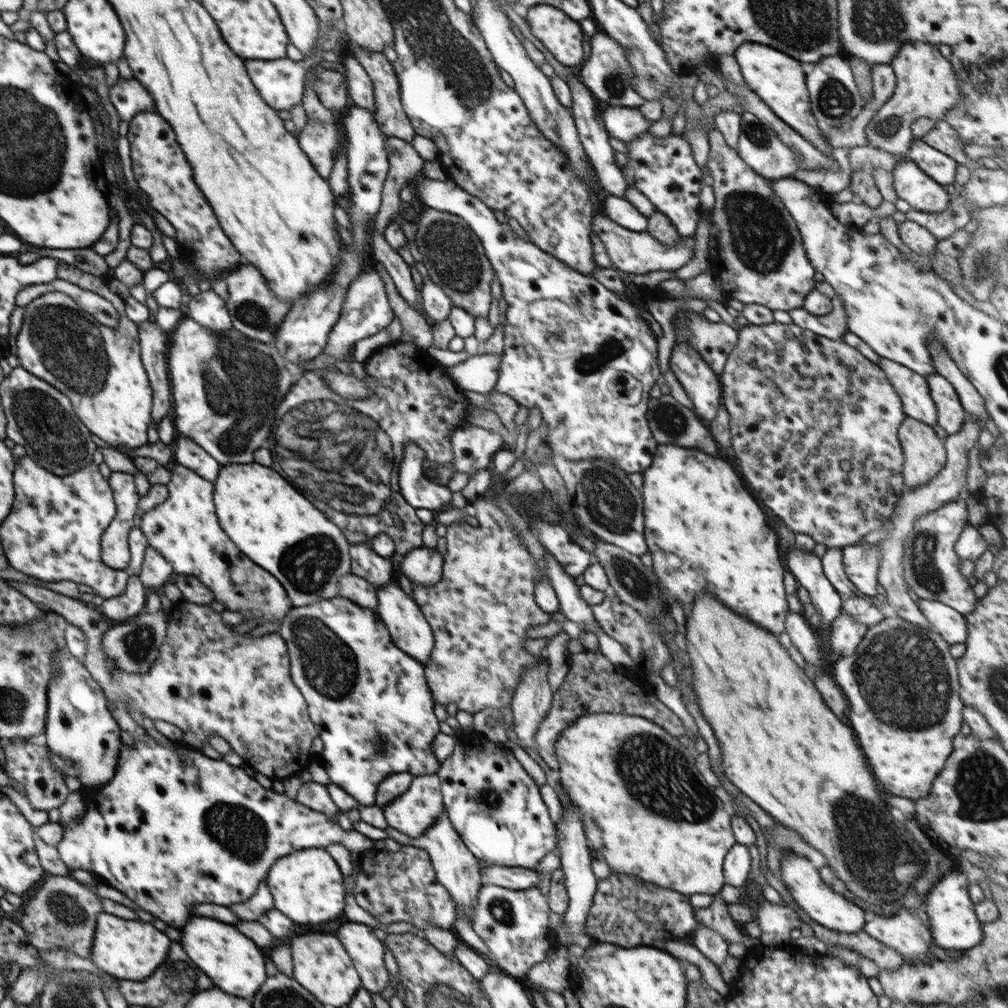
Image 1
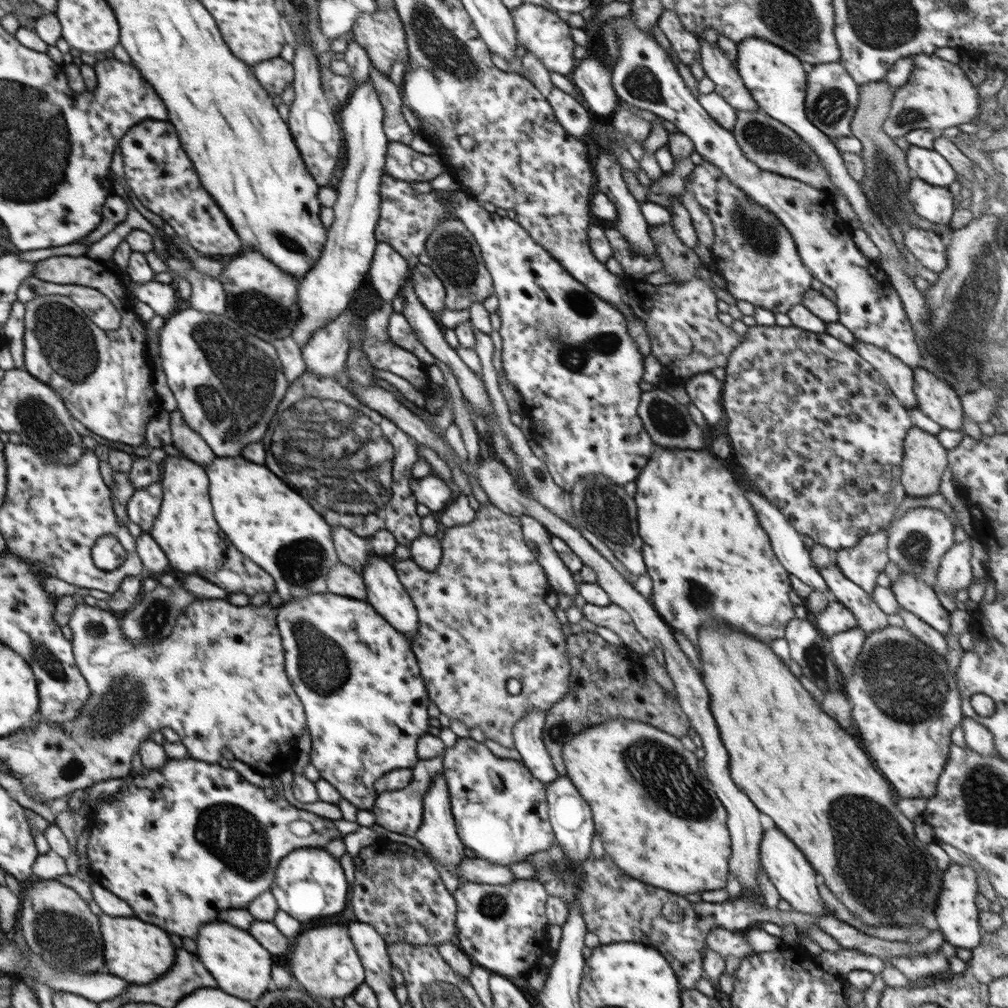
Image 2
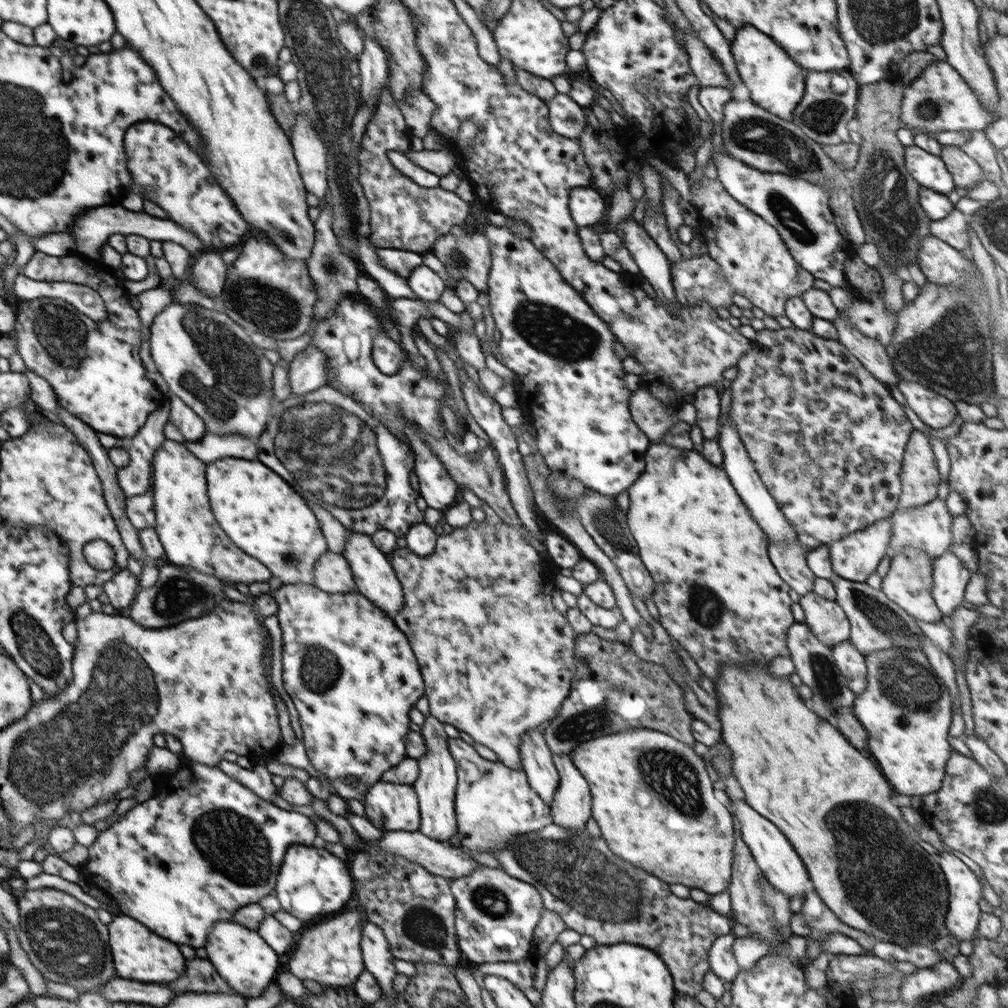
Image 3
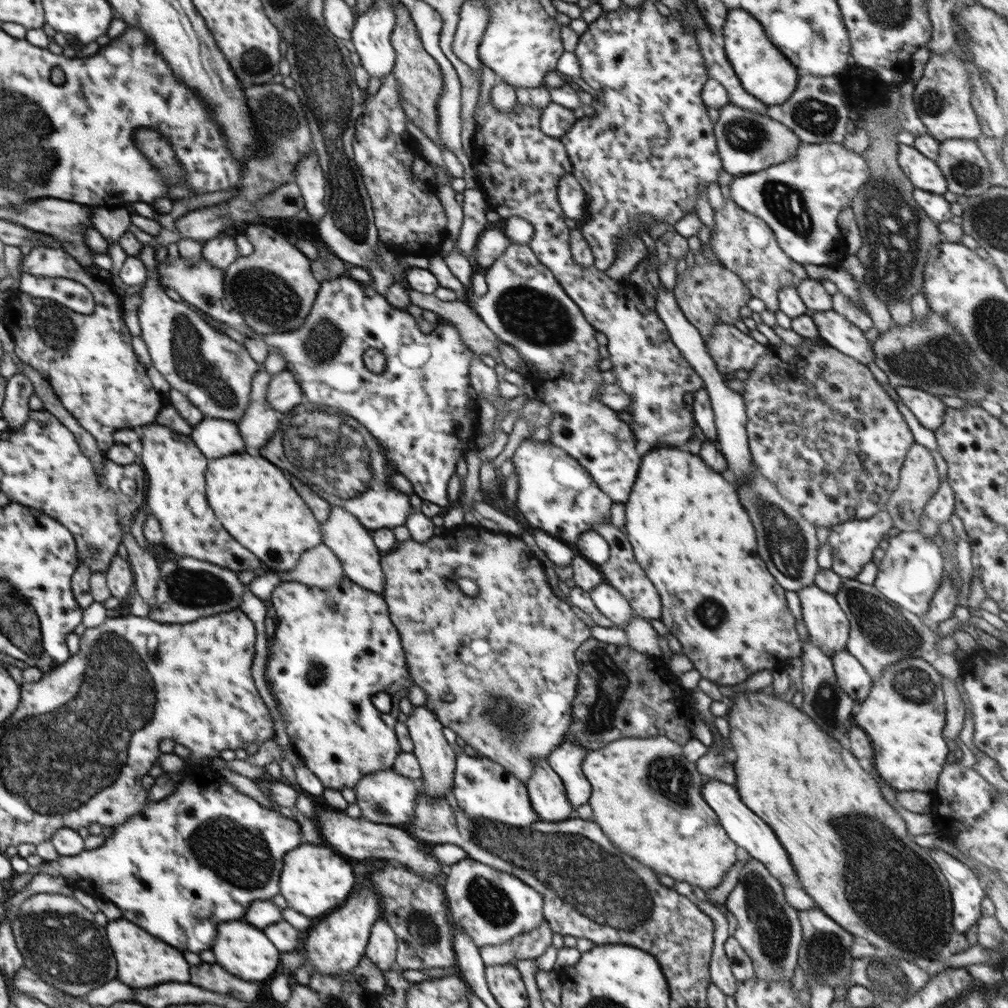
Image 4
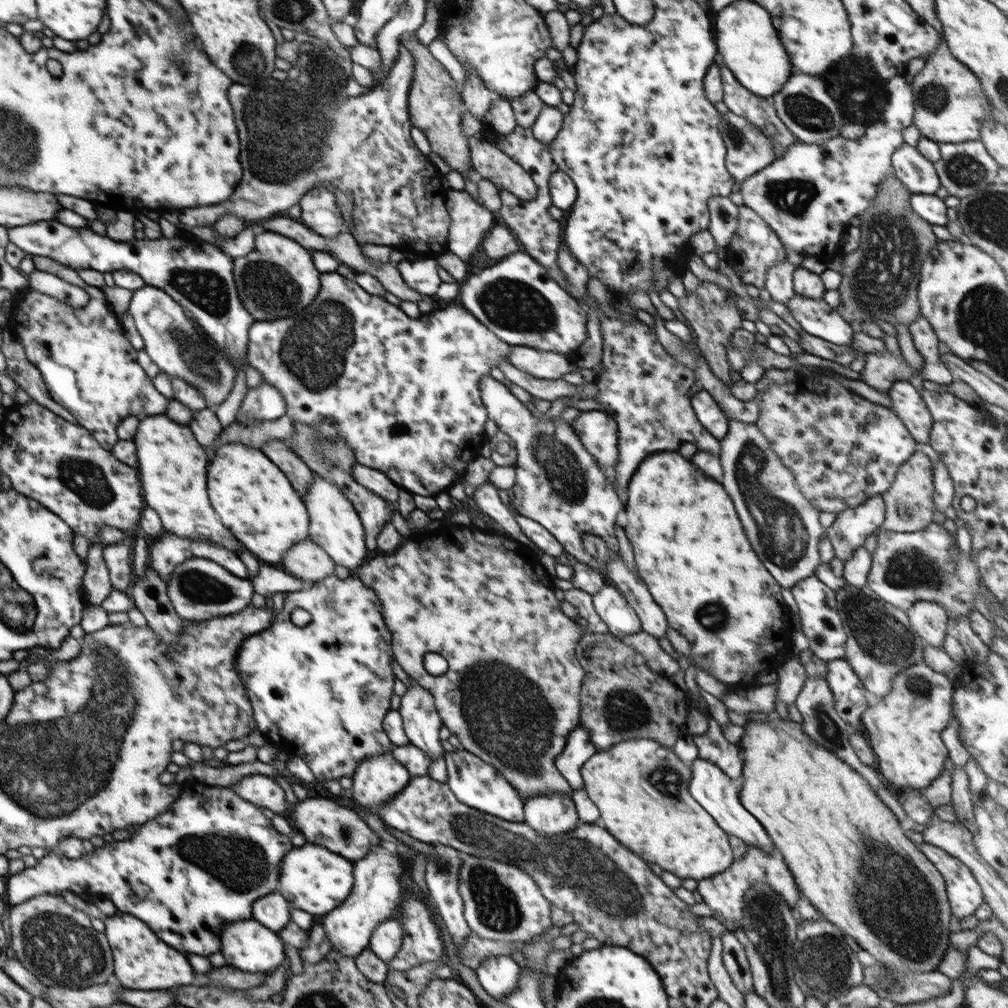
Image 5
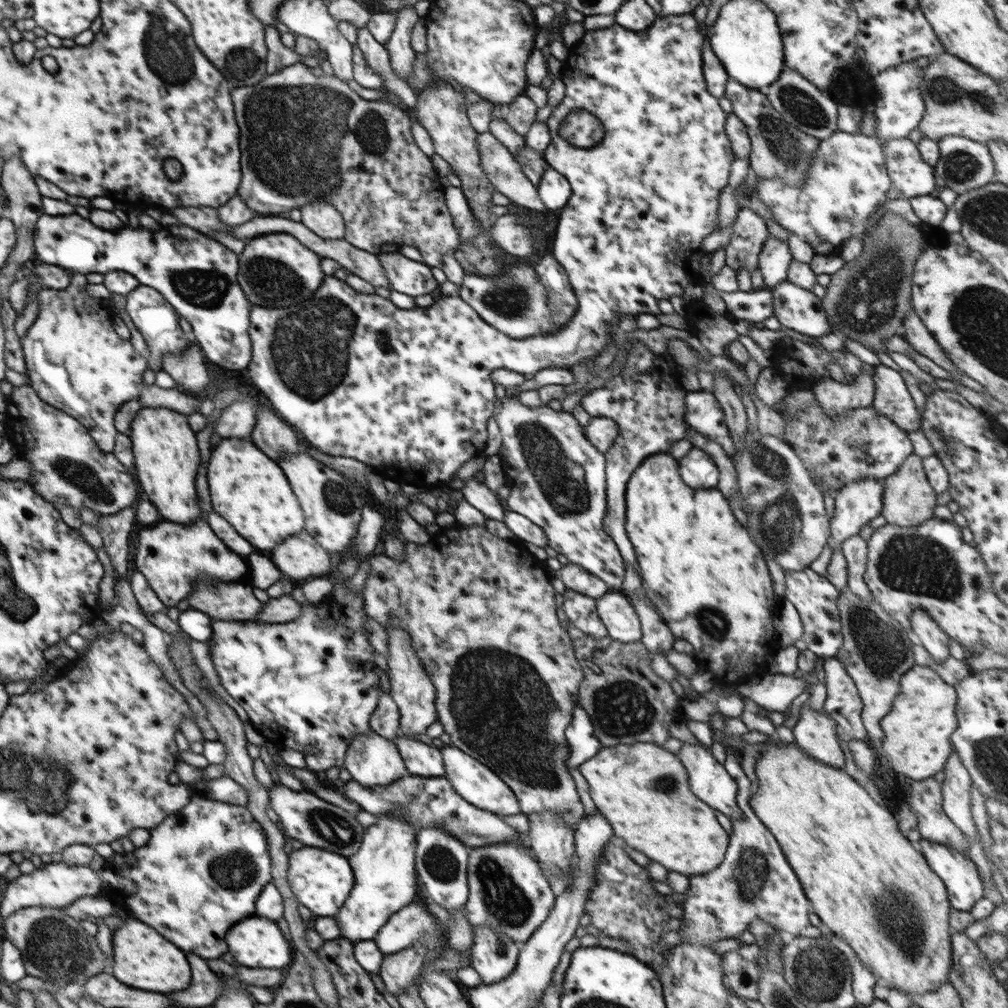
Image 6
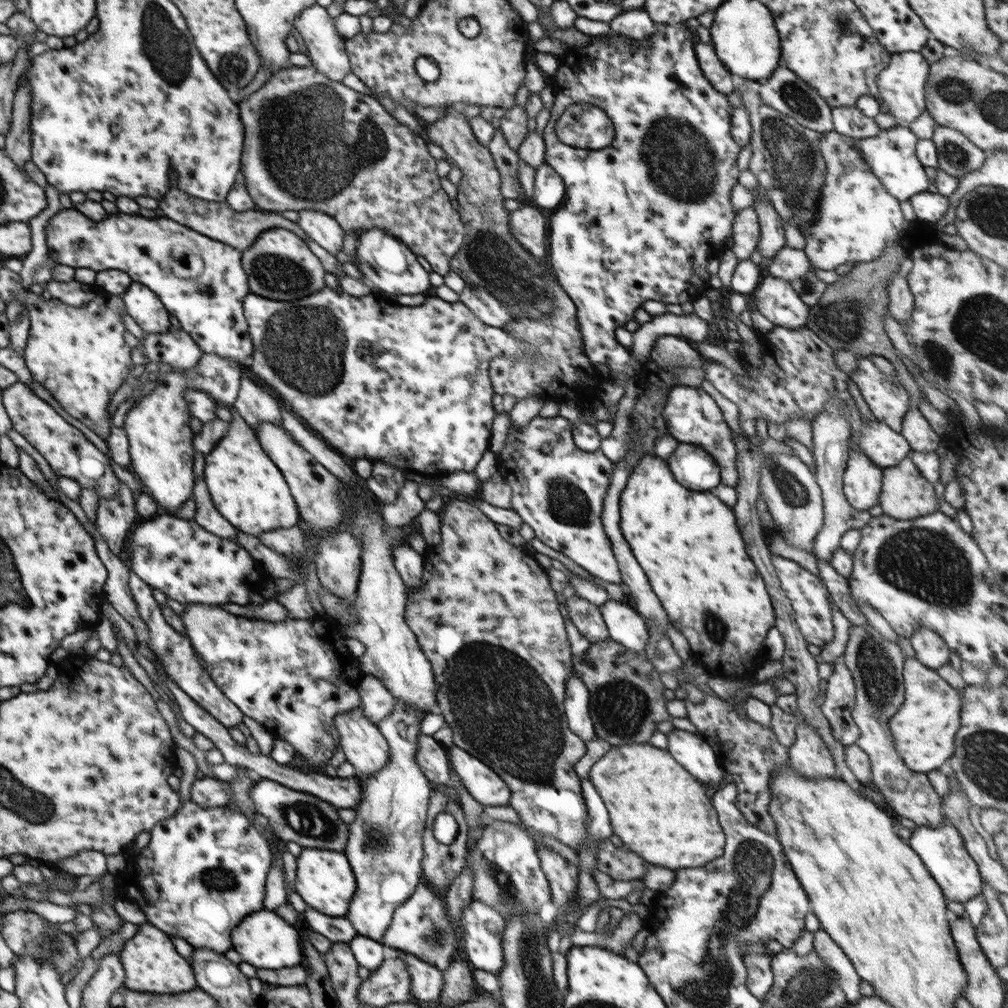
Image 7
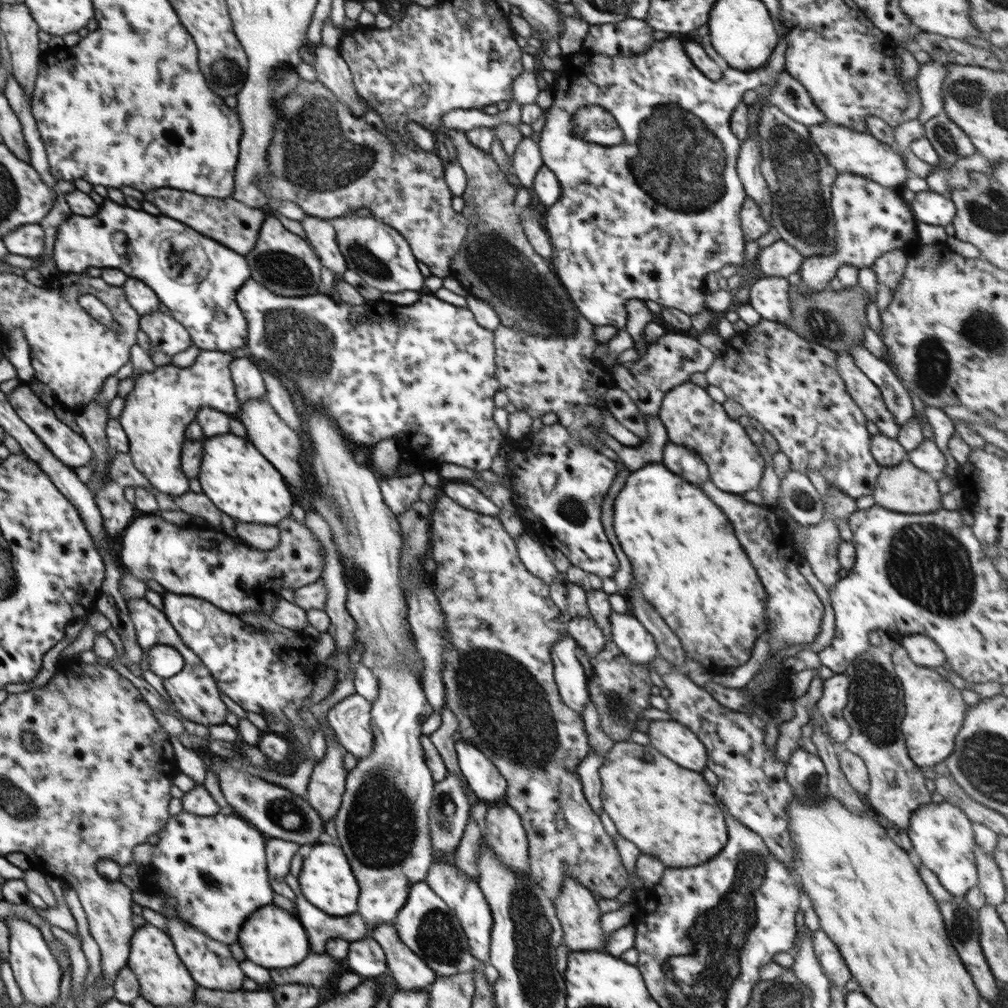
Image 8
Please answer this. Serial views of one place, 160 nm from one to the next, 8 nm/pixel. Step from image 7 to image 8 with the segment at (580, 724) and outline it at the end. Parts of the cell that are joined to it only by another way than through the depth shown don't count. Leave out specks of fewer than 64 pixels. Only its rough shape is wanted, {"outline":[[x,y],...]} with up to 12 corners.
{"outline":[[565,634],[551,648],[562,702],[582,717],[588,678]]}

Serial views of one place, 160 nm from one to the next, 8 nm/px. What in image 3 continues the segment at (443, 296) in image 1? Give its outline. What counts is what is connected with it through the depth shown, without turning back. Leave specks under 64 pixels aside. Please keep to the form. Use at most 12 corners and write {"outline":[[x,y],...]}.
{"outline":[[423,264],[407,281],[417,298],[439,301],[447,281]]}

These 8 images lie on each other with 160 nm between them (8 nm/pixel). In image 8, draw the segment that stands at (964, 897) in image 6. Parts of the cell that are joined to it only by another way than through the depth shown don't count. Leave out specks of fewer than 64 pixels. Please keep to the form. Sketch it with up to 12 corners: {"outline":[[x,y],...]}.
{"outline":[[923,804],[905,828],[922,865],[955,898],[978,885],[976,826]]}

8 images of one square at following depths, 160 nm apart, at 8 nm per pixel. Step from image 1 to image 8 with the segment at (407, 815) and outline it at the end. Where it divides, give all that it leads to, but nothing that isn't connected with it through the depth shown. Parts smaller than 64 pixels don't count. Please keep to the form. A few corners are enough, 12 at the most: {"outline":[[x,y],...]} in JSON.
{"outline":[[352,694],[326,714],[357,759],[374,748],[371,702]]}

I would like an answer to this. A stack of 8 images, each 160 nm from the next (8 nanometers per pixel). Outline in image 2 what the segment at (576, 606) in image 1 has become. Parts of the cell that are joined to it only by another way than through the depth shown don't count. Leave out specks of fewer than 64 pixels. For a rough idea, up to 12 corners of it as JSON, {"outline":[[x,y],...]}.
{"outline":[[520,516],[533,549],[552,591],[573,599],[578,585],[536,518]]}

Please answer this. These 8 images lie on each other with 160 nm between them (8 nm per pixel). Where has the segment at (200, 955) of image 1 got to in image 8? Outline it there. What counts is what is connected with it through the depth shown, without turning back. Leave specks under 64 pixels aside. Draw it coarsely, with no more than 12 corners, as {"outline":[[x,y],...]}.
{"outline":[[274,904],[238,934],[246,958],[290,968],[308,956],[306,930]]}

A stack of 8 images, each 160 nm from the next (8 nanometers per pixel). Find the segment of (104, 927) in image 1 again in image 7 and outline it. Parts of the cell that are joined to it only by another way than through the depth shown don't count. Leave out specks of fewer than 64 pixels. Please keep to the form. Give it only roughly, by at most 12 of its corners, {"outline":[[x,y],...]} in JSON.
{"outline":[[148,922],[119,952],[123,986],[180,994],[194,972]]}

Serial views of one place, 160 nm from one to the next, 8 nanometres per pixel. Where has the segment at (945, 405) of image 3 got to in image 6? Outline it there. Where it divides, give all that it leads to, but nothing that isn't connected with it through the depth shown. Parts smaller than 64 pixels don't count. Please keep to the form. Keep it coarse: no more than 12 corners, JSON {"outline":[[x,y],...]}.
{"outline":[[874,367],[872,407],[907,433],[922,415],[899,372]]}

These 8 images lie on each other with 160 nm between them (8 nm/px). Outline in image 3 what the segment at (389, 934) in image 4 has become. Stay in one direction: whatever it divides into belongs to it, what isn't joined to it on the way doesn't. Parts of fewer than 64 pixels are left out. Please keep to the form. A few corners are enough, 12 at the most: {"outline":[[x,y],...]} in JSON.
{"outline":[[364,922],[360,948],[365,970],[383,998],[397,974],[388,939]]}

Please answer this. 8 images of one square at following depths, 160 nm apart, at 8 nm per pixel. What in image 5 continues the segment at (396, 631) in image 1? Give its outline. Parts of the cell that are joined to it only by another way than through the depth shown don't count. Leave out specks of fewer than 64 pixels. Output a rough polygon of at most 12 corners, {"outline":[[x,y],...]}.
{"outline":[[313,474],[309,539],[358,576],[365,530],[342,491]]}

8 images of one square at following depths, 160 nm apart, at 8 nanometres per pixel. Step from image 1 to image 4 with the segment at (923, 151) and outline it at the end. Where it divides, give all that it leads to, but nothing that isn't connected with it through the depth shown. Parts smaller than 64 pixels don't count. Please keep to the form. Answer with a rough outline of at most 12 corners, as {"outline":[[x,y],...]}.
{"outline":[[899,145],[897,161],[915,188],[937,195],[948,190],[936,161]]}

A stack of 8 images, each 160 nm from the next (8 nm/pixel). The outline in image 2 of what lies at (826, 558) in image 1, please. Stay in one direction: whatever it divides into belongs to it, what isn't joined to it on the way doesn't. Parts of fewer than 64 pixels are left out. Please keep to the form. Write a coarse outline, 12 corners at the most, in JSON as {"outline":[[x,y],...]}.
{"outline":[[836,562],[820,569],[833,598],[866,636],[889,626],[872,595]]}

